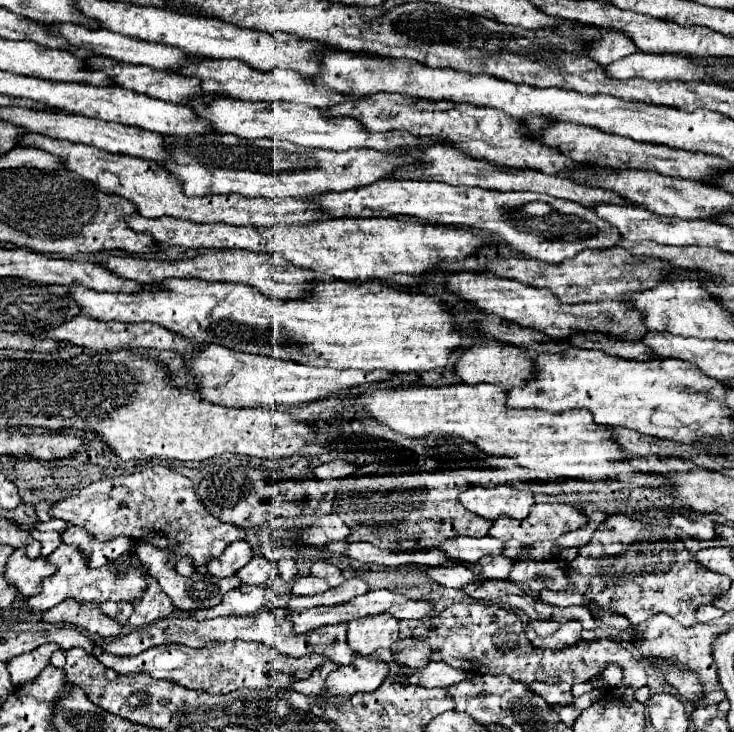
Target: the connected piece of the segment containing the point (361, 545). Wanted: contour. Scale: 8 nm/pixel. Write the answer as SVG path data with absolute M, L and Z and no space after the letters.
M359 541L359 543L351 543L347 547L345 553L341 553L345 557L351 557L351 559L357 559L361 563L381 563L381 565L393 565L399 563L395 555L395 551L385 551L385 549L377 549L373 547L371 543L365 543L365 541Z

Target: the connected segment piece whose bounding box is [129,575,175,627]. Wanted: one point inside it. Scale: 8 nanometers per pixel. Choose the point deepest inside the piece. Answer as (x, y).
(155, 605)

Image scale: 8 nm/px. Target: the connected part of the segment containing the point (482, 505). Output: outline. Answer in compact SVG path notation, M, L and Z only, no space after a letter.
M503 484L489 489L480 485L470 486L465 493L459 495L459 501L475 515L491 521L503 513L507 513L510 518L525 519L535 504L535 498L530 491L517 490Z

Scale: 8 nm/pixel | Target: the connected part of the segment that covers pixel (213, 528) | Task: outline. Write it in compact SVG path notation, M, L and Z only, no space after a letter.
M161 465L131 475L95 481L77 495L53 503L51 517L63 519L71 525L81 525L101 541L117 535L147 541L155 547L167 549L173 563L177 563L183 555L191 555L195 565L207 565L207 561L219 557L229 543L245 539L245 533L239 527L221 523L201 505L193 483L187 477Z

